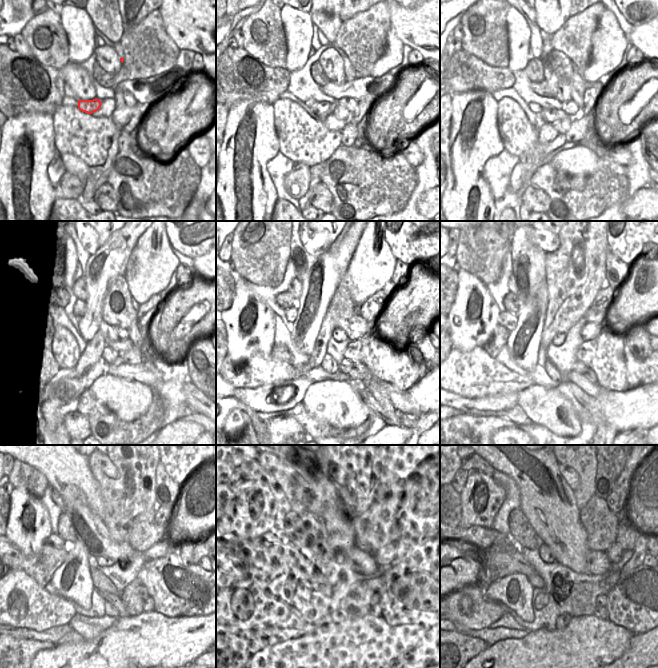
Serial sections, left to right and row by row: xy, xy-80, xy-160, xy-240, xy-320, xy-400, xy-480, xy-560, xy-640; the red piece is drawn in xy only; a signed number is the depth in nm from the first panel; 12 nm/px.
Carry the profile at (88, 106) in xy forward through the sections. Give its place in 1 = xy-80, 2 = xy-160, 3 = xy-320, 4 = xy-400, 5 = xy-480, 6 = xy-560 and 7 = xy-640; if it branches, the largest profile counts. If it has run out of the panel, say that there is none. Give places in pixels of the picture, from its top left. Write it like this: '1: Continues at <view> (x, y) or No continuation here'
1: Continues at xy-80 (321, 108)
2: Continues at xy-160 (550, 115)
3: Continues at xy-320 (380, 359)
4: Continues at xy-400 (602, 354)
5: Continues at xy-480 (155, 574)
6: Continues at xy-560 (400, 605)
7: Continues at xy-640 (628, 606).

